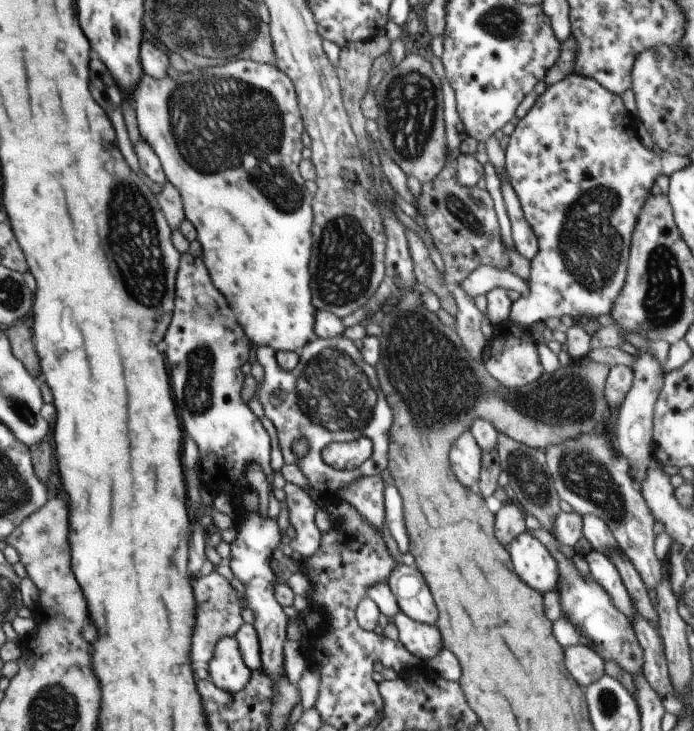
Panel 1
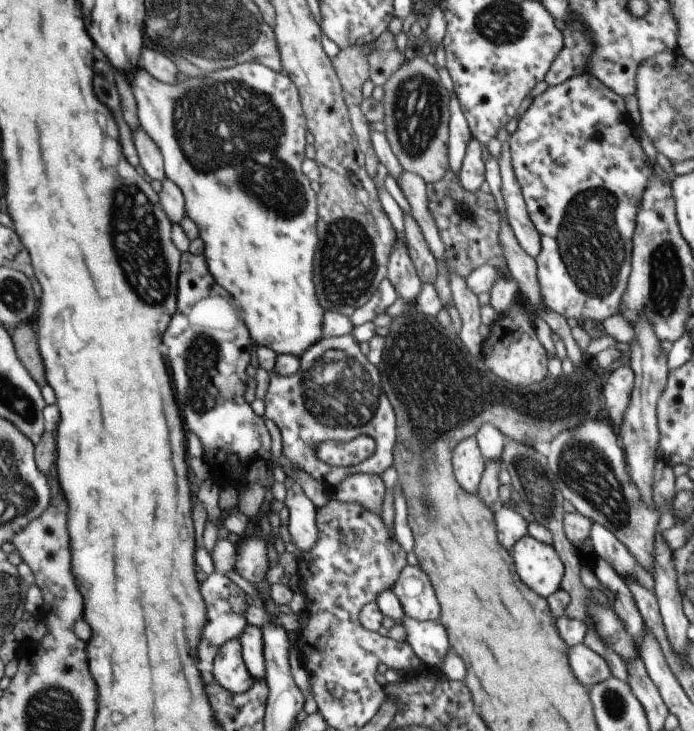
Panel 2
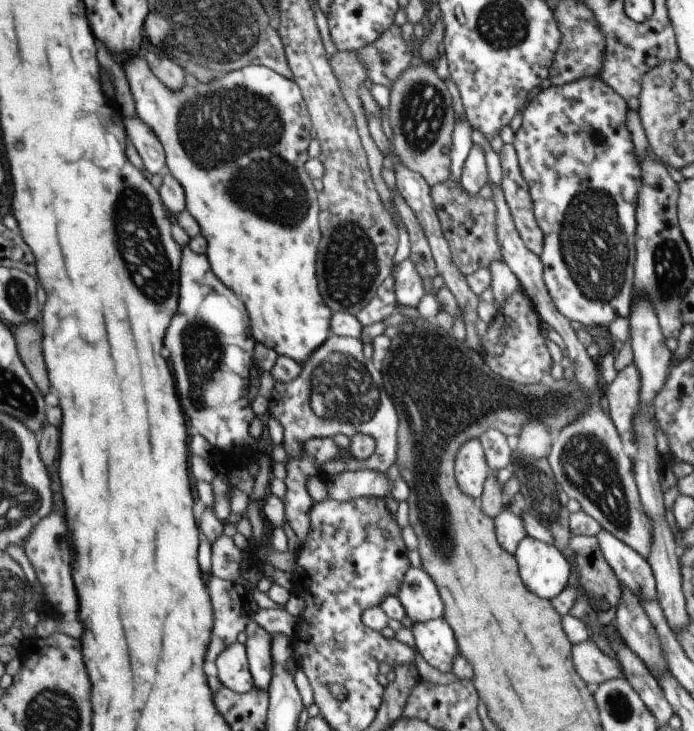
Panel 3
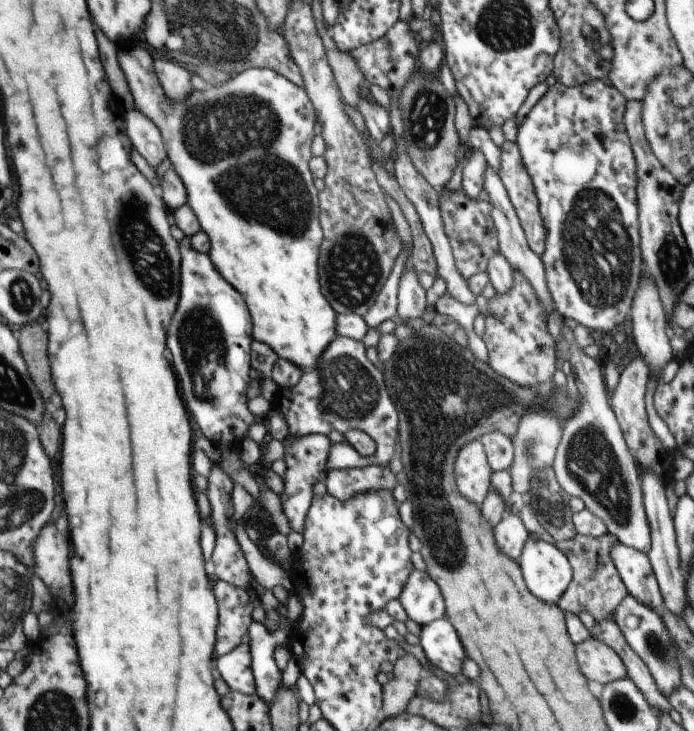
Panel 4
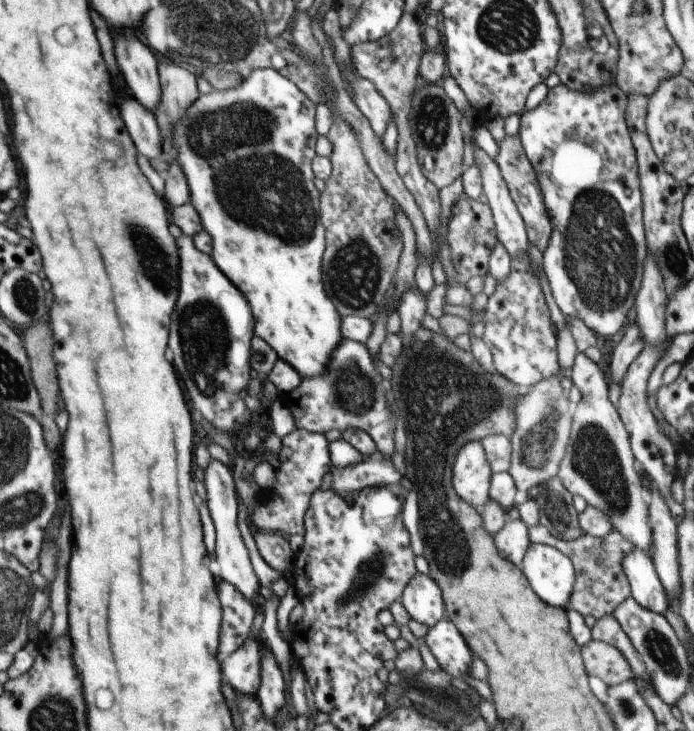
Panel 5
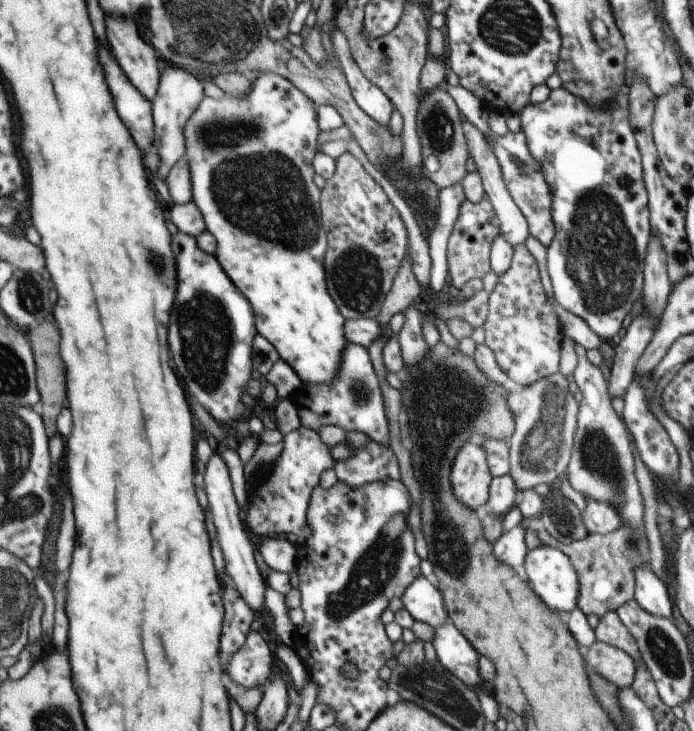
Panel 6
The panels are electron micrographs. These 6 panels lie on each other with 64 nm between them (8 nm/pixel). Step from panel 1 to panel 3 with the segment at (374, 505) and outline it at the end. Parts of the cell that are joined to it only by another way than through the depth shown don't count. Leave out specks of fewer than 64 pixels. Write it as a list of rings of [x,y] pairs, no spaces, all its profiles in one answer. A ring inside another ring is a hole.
[[[374,470],[345,471],[326,483],[329,498],[339,502],[385,498],[392,489],[386,475]]]

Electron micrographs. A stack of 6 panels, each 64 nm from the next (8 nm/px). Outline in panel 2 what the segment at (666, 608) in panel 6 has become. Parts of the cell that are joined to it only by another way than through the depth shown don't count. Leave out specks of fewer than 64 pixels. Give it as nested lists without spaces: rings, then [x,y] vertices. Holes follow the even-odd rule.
[[[592,520],[588,540],[594,554],[605,559],[624,580],[628,575],[634,575],[648,591],[655,590],[655,581],[652,575],[648,575],[643,567],[640,567],[632,554],[629,554],[626,546],[621,544],[612,532],[603,528],[602,524],[597,524]]]

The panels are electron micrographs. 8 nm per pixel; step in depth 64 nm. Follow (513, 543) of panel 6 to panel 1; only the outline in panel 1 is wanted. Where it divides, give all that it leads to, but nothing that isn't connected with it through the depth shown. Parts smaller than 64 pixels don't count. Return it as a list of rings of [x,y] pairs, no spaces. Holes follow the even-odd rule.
[[[517,502],[503,503],[498,512],[495,513],[494,534],[502,546],[510,544],[514,538],[518,538],[522,532],[526,532],[524,522],[525,511]]]

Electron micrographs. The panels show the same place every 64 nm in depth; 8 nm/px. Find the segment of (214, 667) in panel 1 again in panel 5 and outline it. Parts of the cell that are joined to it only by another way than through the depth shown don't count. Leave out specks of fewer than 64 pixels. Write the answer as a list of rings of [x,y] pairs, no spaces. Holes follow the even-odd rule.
[[[248,638],[246,642],[220,662],[220,670],[224,679],[233,688],[246,695],[255,695],[260,688],[260,664],[262,648],[257,638]]]

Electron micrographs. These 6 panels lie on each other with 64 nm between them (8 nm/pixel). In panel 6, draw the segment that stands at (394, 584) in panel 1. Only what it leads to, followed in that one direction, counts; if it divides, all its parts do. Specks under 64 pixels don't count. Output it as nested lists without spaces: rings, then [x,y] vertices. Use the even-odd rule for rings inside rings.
[[[422,574],[407,585],[401,599],[414,620],[426,622],[432,628],[440,628],[449,620],[442,593]]]

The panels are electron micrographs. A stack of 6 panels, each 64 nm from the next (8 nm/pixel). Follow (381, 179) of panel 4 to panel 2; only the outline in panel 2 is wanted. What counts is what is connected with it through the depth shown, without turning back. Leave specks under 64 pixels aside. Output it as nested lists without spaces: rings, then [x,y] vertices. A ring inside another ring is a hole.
[[[403,214],[405,244],[421,284],[434,285],[437,280],[437,262],[432,255],[418,224],[411,215]]]

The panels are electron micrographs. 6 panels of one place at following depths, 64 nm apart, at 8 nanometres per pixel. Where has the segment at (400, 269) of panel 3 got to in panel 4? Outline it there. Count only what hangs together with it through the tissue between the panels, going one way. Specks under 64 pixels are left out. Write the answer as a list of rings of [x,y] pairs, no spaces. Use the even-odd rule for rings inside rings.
[[[403,270],[398,289],[397,314],[404,321],[406,318],[426,316],[426,291],[420,282],[416,270]]]

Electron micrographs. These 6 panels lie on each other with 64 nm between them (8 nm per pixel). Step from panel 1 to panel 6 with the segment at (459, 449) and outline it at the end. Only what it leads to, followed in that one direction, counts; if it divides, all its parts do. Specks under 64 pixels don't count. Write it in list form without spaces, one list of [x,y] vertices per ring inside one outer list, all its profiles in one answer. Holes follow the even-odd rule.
[[[465,442],[451,465],[450,482],[456,500],[470,510],[477,510],[489,499],[489,486],[493,476],[481,444]]]

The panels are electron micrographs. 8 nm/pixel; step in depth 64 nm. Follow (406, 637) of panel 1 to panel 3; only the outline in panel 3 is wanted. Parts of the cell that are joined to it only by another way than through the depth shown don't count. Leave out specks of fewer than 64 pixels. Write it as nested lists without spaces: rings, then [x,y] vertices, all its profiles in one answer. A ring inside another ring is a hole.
[[[435,619],[424,623],[414,622],[411,630],[415,644],[413,650],[435,669],[442,672],[451,671],[452,660],[458,650],[450,626]]]

